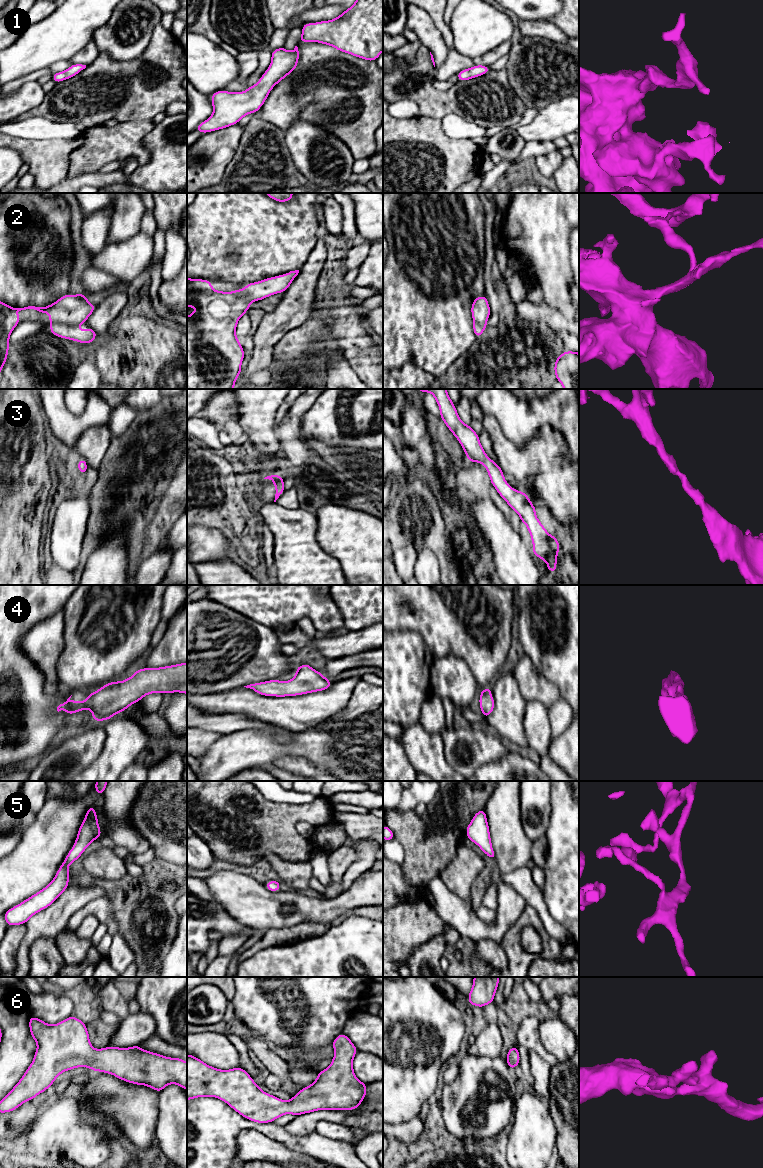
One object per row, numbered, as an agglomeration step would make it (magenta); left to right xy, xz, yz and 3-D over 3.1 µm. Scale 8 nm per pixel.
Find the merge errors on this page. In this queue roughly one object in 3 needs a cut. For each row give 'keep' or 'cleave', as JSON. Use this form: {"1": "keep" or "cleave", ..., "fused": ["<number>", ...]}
{"1": "keep", "2": "keep", "3": "keep", "4": "keep", "5": "keep", "6": "keep", "fused": []}

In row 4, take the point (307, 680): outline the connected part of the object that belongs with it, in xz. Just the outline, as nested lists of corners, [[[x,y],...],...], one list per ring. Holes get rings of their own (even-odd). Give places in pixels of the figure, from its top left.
[[[303,664],[296,668],[296,675],[289,681],[273,679],[244,687],[263,696],[286,697],[323,691],[332,684],[320,671],[314,670],[309,664]]]

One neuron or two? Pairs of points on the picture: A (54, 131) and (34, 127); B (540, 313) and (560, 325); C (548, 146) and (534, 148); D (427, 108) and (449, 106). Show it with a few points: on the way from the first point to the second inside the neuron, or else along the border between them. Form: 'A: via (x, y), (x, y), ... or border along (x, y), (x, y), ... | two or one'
A: via (49, 129), (39, 128) | one
B: via (545, 313), (555, 320) | one
C: via (545, 147), (537, 148) | one
D: via (432, 106), (444, 106) | one

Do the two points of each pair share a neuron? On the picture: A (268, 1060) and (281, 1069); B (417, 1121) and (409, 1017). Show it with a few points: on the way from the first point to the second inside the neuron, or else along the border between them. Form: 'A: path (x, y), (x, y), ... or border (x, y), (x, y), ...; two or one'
A: path (271, 1061), (278, 1066); one
B: border (418, 1113), (407, 1120), (395, 1123); two

